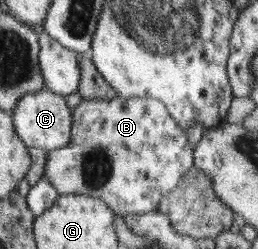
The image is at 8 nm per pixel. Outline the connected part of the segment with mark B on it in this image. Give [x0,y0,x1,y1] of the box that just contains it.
[43,95,195,215]

